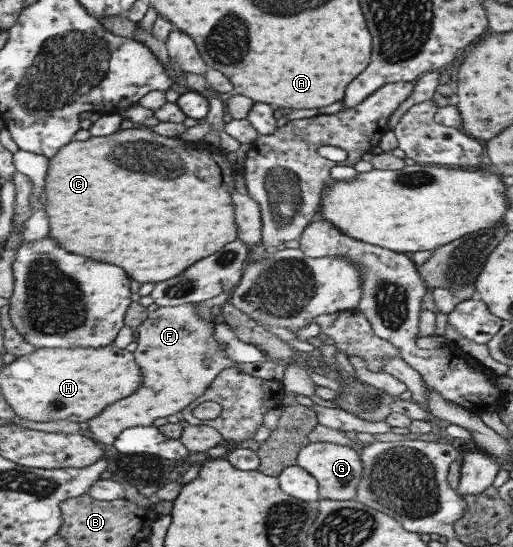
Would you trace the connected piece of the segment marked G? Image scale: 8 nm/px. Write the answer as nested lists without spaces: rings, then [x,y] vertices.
[[[310,442],[298,453],[298,465],[318,479],[321,489],[320,499],[357,500],[357,489],[363,481],[365,471],[364,459],[361,458],[358,449],[336,443]]]

